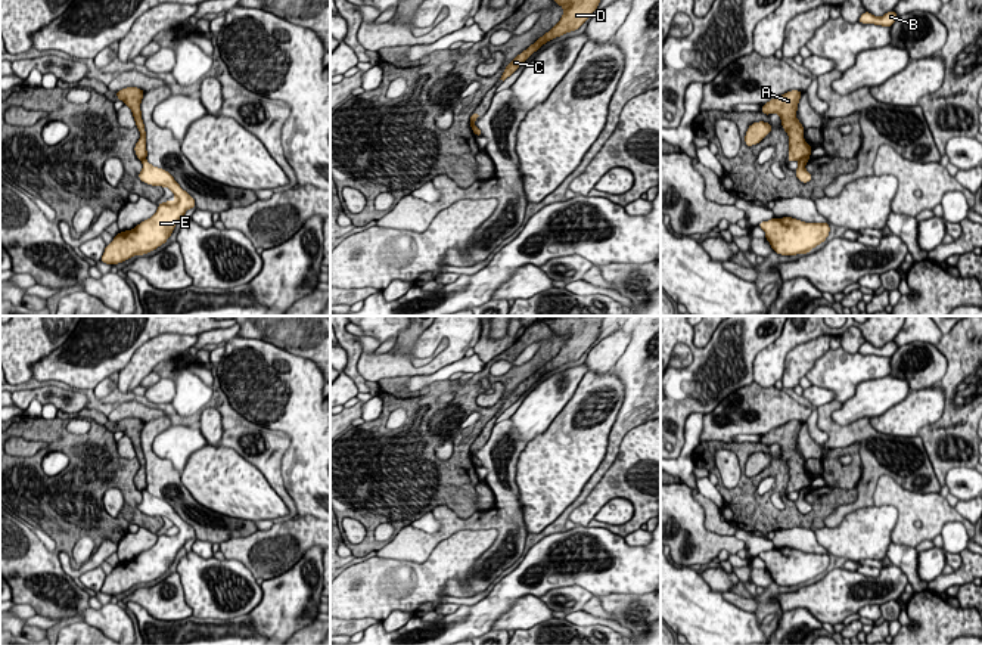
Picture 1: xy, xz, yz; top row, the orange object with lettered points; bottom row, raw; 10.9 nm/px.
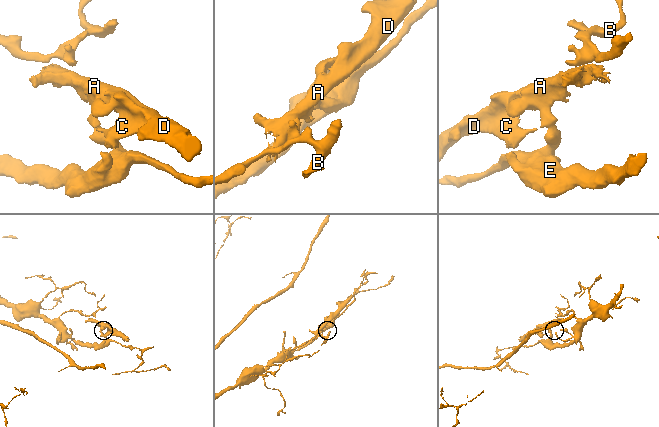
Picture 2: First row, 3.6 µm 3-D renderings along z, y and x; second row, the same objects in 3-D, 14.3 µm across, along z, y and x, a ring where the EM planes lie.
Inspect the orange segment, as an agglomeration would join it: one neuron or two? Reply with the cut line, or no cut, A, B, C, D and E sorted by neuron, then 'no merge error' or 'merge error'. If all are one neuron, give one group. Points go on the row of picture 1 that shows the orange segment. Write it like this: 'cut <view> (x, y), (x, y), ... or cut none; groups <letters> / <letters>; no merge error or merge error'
cut yz (808, 157), (799, 161); groups A C D / B E; merge error

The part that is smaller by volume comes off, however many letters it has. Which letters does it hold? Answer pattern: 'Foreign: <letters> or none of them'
Foreign: A, C, D

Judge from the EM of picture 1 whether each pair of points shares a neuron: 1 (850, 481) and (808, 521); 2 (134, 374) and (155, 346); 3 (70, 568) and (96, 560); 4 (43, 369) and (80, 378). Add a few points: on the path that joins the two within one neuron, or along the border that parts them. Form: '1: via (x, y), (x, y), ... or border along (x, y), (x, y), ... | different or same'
1: border along (836, 486), (855, 487) | different
2: via (140, 366), (151, 353) | same
3: via (75, 570), (90, 563) | same
4: via (52, 369), (71, 369) | same

